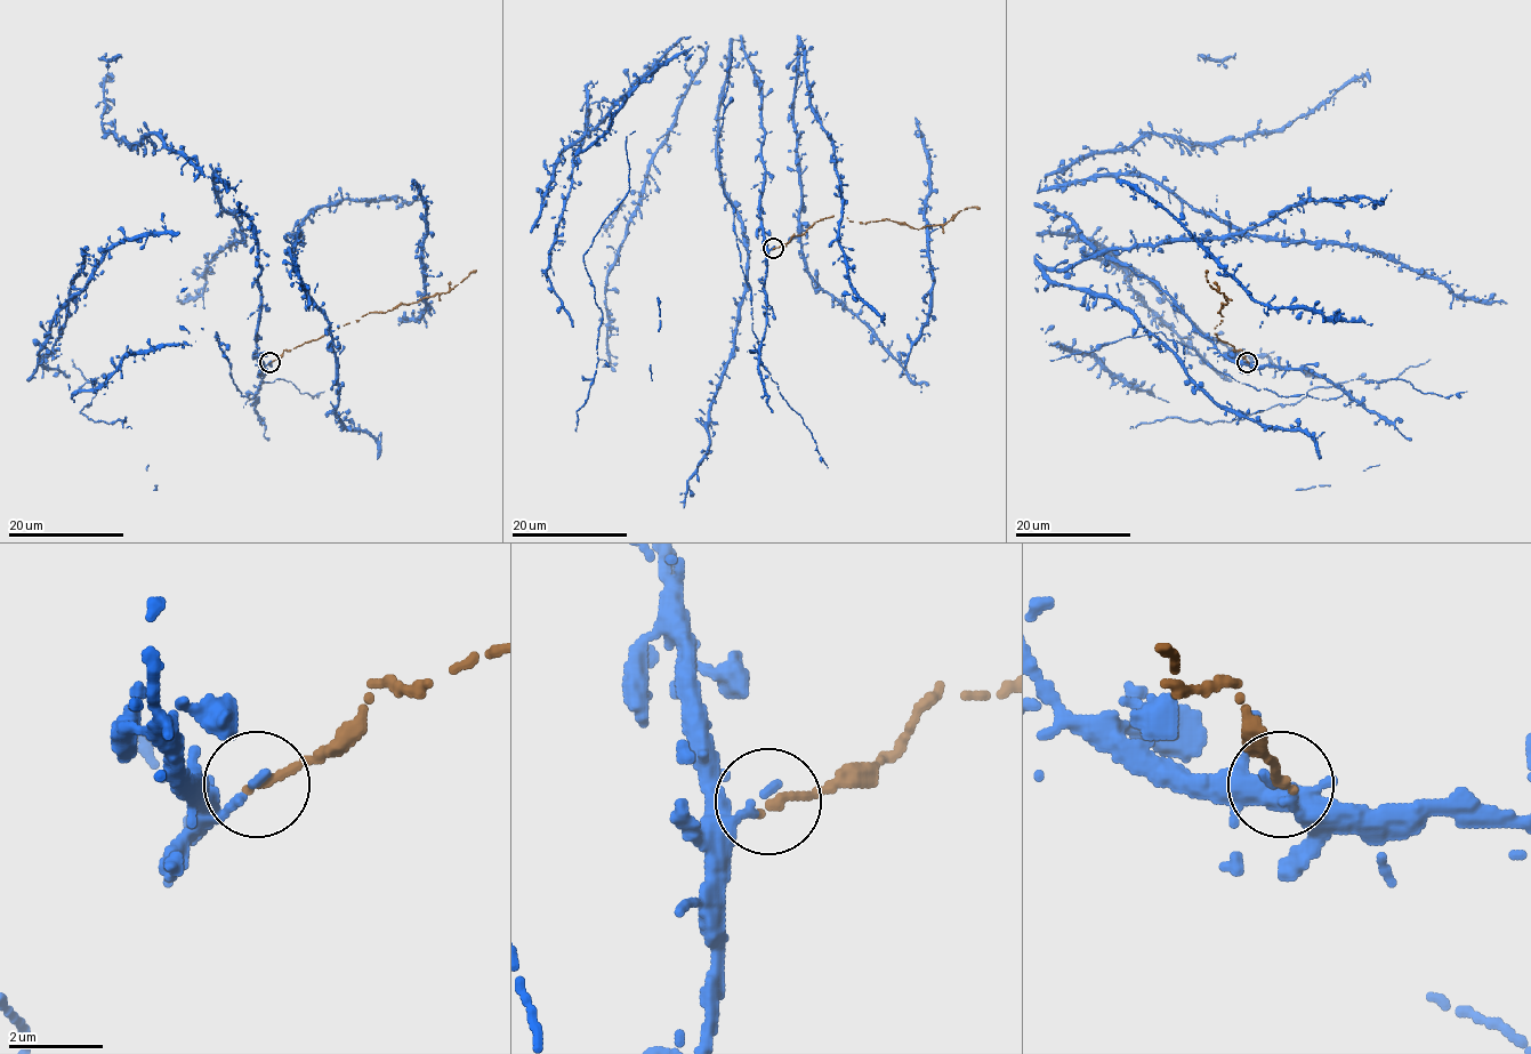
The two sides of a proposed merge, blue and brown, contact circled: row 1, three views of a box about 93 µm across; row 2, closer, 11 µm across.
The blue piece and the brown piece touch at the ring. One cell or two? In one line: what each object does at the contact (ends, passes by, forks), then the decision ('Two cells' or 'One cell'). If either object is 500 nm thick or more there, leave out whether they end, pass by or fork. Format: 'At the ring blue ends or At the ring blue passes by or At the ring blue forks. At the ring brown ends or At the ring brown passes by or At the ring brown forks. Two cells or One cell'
At the ring blue ends. At the ring brown ends. Two cells

